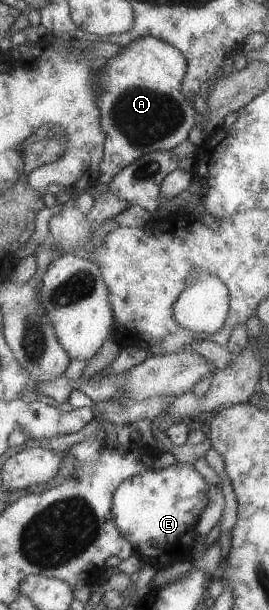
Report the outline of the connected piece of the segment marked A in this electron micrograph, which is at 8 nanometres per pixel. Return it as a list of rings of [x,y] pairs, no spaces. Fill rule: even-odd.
[[[154,36],[139,37],[98,68],[98,110],[101,111],[101,130],[105,133],[104,157],[98,181],[107,184],[116,174],[139,157],[153,151],[172,151],[187,140],[189,130],[198,120],[198,113],[181,92],[188,64],[180,50]]]

